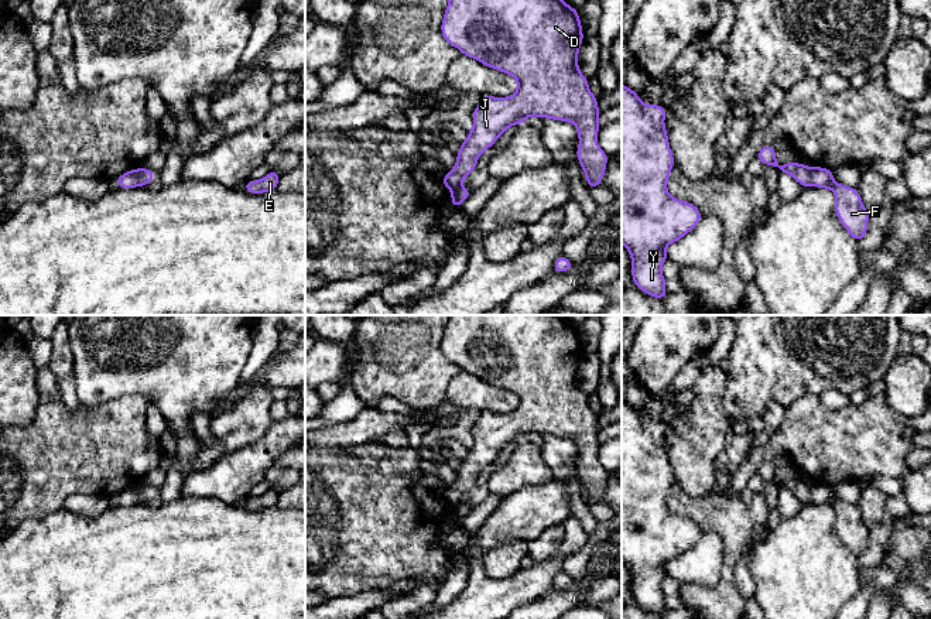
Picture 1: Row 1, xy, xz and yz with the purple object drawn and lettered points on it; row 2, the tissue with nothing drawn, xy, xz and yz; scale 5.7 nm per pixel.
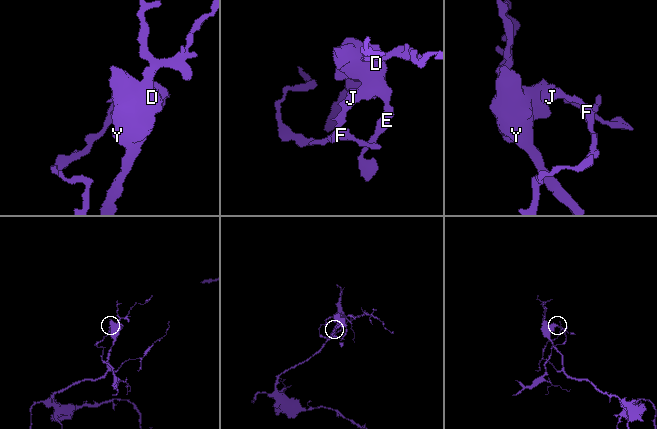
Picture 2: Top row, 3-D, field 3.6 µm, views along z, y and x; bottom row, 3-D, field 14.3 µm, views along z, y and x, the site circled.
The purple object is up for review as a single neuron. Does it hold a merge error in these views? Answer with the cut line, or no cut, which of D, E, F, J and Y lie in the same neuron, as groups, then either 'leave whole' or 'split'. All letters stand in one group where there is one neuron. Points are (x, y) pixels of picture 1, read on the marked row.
cut in yz along (810, 168), (811, 185); D E J Y / F; split

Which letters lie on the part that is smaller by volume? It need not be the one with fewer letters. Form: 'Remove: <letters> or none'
Remove: F

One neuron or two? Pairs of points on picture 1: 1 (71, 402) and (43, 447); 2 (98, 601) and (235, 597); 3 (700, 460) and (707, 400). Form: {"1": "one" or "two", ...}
{"1": "two", "2": "one", "3": "one"}

